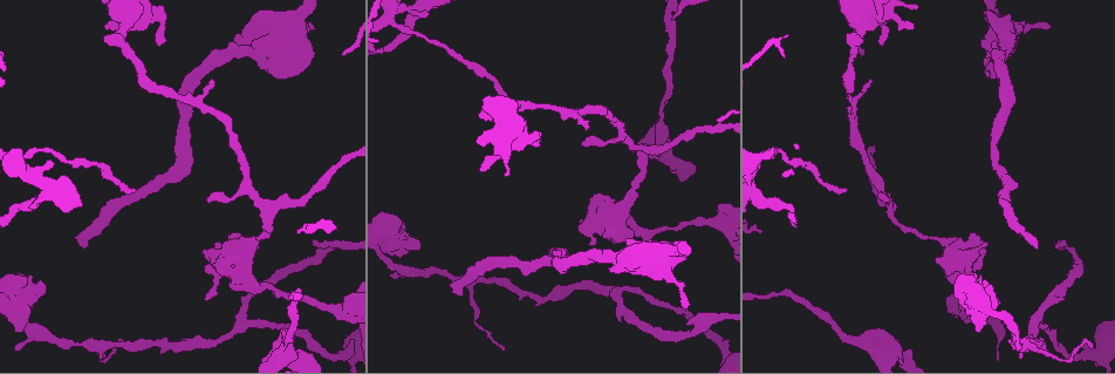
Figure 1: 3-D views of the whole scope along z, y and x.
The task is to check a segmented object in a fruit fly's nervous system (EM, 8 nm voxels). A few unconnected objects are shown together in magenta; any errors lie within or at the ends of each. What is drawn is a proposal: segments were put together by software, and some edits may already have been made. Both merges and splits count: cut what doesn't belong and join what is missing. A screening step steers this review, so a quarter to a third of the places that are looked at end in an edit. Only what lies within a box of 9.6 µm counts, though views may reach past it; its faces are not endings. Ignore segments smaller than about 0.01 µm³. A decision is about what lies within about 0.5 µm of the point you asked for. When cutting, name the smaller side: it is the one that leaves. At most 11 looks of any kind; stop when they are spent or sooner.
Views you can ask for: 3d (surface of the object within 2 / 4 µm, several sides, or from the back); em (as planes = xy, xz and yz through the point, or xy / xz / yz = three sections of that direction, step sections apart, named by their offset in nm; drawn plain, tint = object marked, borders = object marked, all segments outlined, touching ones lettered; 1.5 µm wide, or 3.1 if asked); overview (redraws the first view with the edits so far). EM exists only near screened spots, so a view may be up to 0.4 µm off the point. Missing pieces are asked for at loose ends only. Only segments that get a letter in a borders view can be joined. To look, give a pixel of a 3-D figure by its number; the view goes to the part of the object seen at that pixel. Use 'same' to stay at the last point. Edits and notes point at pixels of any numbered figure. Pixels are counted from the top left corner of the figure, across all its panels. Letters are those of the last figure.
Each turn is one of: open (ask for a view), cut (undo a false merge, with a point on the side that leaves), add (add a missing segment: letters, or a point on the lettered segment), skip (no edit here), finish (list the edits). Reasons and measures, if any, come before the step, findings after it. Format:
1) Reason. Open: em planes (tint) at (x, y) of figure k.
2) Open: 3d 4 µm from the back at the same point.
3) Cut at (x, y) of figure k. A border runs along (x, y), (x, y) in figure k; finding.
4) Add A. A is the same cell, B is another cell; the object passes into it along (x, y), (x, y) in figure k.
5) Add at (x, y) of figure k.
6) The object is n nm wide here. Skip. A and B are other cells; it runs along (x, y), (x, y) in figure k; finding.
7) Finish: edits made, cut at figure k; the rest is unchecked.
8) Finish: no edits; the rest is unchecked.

Calibre changes. Open: 3d 2 µm at (764, 156) of figure 1.

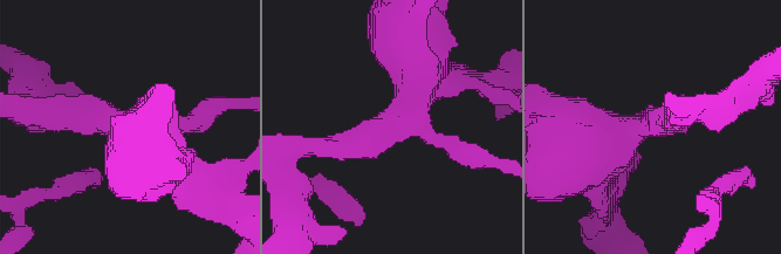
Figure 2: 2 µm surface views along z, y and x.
Open: em planes (tint) at (426, 132) of figure 2.

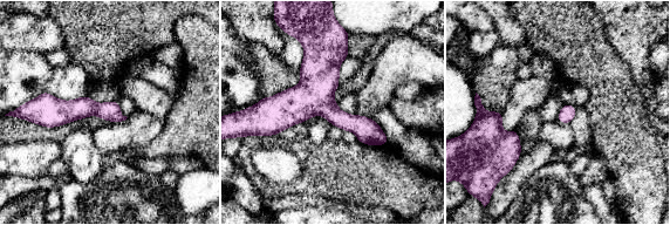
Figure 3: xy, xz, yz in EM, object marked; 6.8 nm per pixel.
Open: em planes (borders) at the same point.

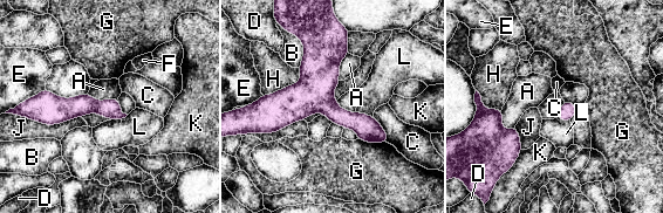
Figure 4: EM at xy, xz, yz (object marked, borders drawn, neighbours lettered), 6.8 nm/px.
Skip. A, B, C, D, E, F, G, H, J, K and L are other cells; it runs along (327, 40), (326, 101), (383, 139) in figure 4; all the same neuron.

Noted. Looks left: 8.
Open: 3d 4 µm at (288, 341) of figure 1.

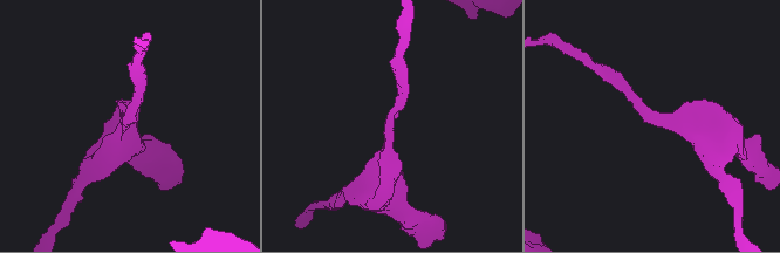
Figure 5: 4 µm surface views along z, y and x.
Shape alone is not enough. Open: em xz step 4 (tint) at (663, 116) of figure 5.

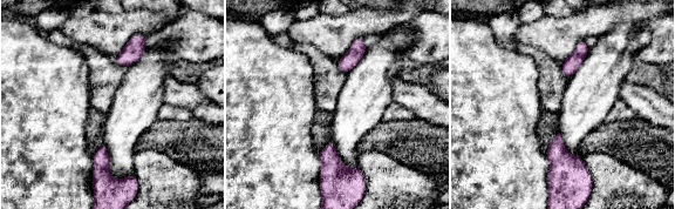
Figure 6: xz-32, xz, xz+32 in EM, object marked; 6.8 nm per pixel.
Open: em planes (borders) at the same point.

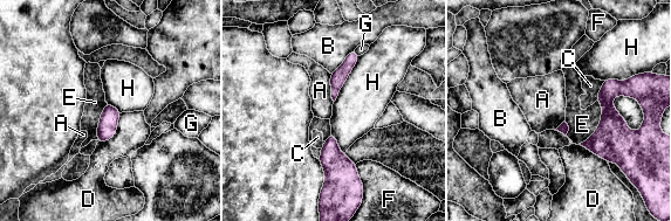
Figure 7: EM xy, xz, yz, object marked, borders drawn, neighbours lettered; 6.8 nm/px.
The object is 60 nm wide here. Skip. A, B, C, D, E, F, G and H are other cells; it runs along (353, 54), (336, 81), (334, 95) in figure 7; one neuron here.

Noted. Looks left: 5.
Three arms meet. Open: 3d 4 µm at (856, 31) of figure 1.

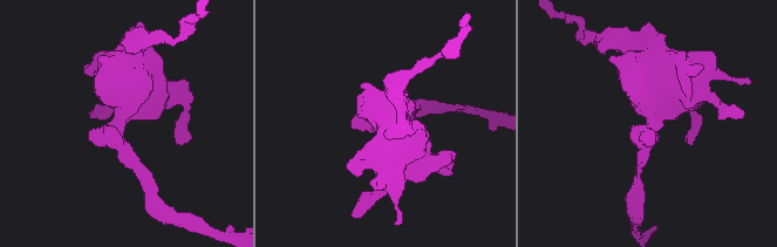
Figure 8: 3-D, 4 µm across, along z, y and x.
Open: em planes (plain) at (649, 122) of figure 8.

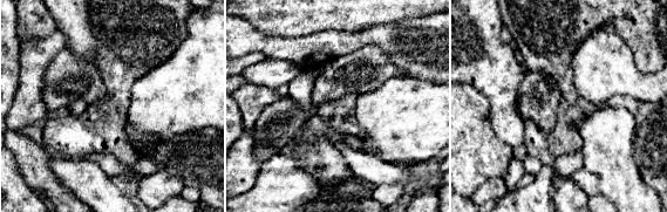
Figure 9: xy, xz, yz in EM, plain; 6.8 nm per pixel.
Open: em planes (borders) at the same point.

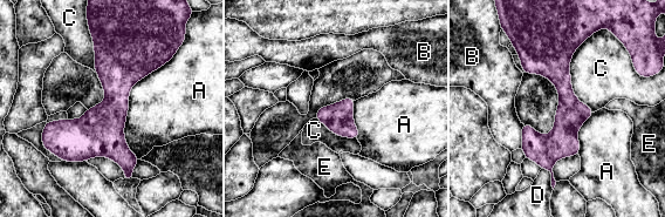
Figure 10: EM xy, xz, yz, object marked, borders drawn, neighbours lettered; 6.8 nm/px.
The object is 200 nm wide here. Skip. A, B, C, D and E are other cells; a border runs along (175, 55), (130, 90), (138, 158) in figure 10; continuous, no second neuron.

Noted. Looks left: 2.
Finish: no edits; the rest is unchecked.

